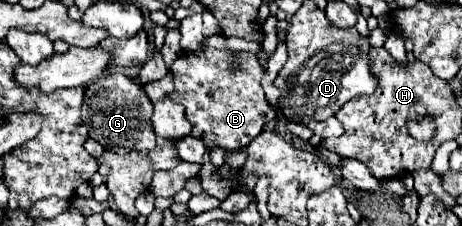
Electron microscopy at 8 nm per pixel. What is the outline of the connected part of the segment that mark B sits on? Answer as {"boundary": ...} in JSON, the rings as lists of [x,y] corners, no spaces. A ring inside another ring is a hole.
{"boundary":[[[200,46],[192,52],[182,52],[170,66],[170,72],[174,78],[174,90],[168,96],[184,106],[186,118],[192,124],[192,136],[200,138],[208,148],[220,146],[224,150],[236,150],[248,146],[252,138],[260,134],[262,126],[274,120],[276,116],[274,108],[268,106],[264,90],[260,86],[264,66],[260,64],[260,58],[254,52],[226,52],[210,46]]]}

